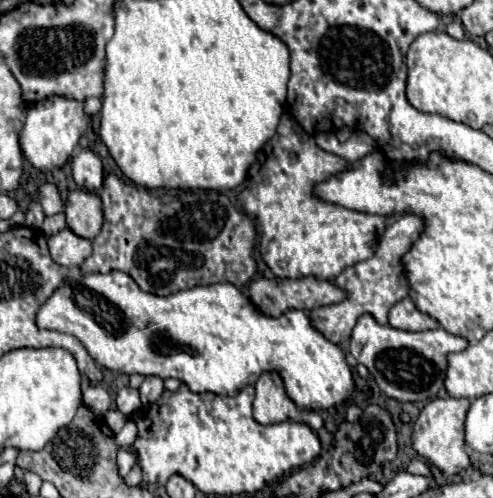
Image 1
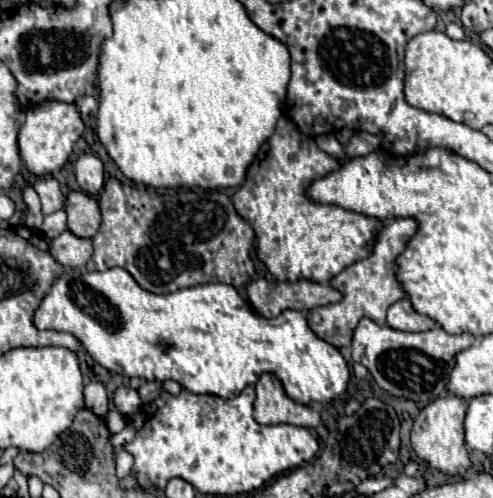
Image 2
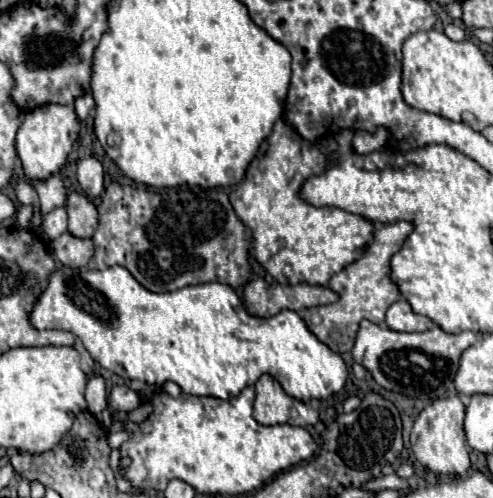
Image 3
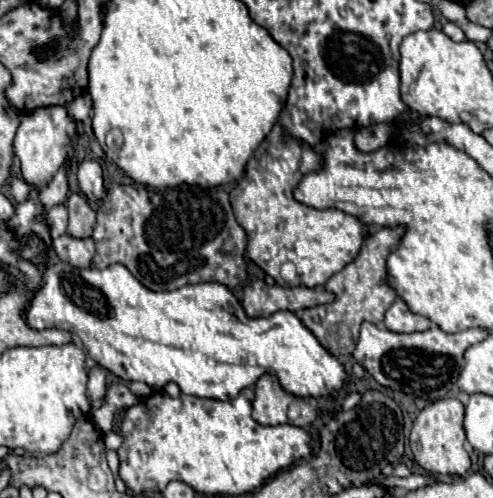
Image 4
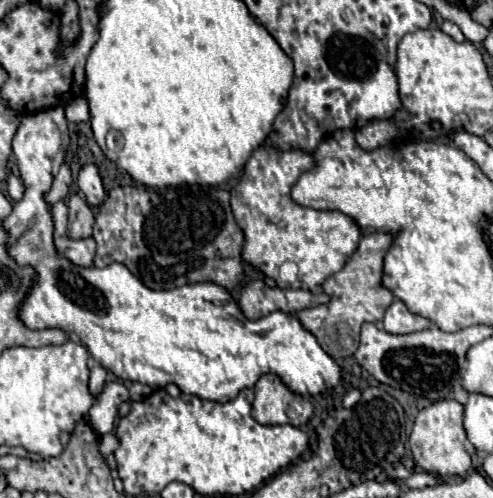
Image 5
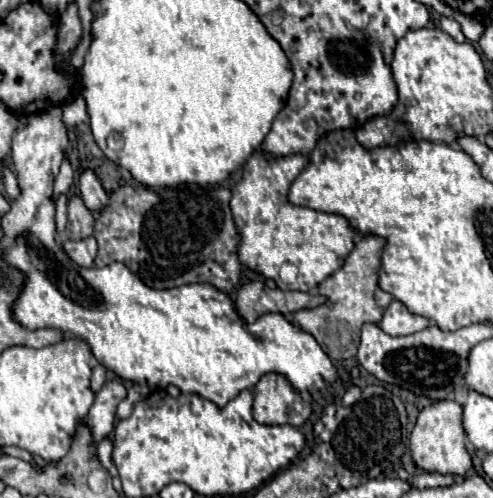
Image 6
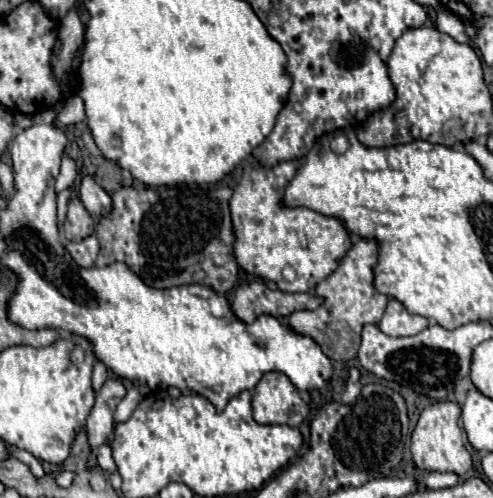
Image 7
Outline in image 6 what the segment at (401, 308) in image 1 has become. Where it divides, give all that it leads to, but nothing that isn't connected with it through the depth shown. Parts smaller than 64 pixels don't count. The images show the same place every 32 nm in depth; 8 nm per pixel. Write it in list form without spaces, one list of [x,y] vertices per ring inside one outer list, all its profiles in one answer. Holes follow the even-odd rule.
[[[392,300],[380,324],[382,324],[382,330],[390,336],[406,336],[428,328],[428,320],[424,316],[416,316],[408,312],[408,308],[400,300]]]

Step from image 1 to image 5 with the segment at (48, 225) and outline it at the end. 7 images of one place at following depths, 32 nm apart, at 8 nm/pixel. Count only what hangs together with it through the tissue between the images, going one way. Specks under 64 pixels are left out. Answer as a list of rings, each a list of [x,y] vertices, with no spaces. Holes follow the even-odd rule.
[[[58,202],[52,206],[52,222],[54,222],[54,238],[66,234],[68,224],[68,208],[64,202]]]

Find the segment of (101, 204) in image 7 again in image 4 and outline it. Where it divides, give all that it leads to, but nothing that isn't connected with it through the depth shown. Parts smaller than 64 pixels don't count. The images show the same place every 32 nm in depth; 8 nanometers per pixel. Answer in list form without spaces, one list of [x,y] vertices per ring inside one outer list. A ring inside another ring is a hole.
[[[84,160],[78,166],[78,184],[80,190],[88,200],[98,202],[104,196],[104,186],[102,186],[102,166],[96,160]]]

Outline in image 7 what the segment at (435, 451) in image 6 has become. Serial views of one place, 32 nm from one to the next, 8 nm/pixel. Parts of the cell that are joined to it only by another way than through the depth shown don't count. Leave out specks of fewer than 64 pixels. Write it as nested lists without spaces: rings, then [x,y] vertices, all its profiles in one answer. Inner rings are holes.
[[[448,400],[434,402],[420,412],[418,424],[412,432],[412,444],[410,444],[412,460],[420,470],[454,472],[454,474],[462,476],[472,468],[472,458],[464,446],[464,438],[462,438],[458,420],[460,420],[460,406],[456,402],[448,402]]]

